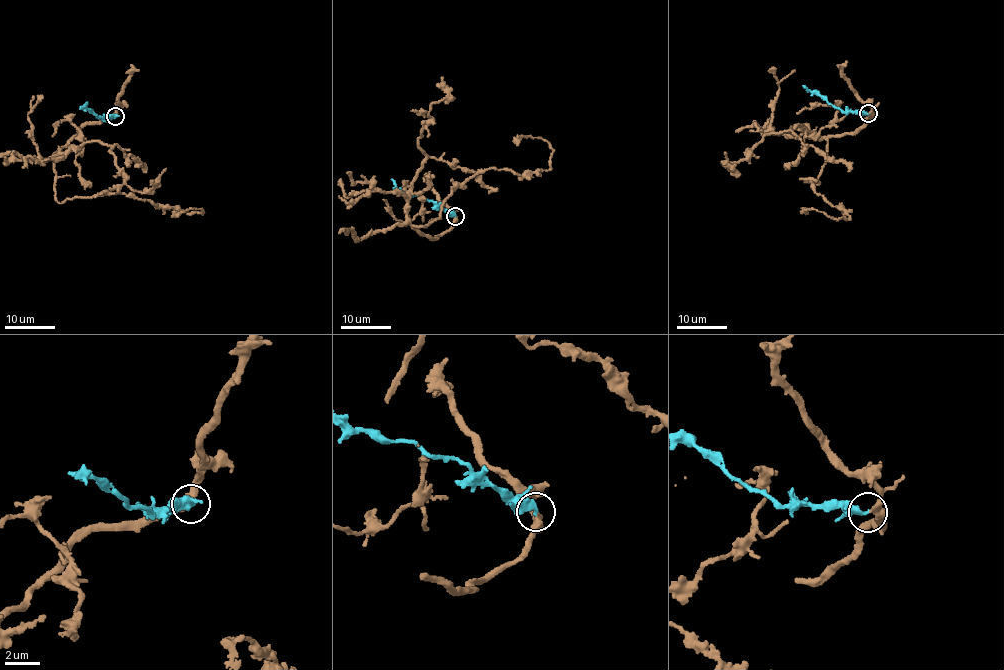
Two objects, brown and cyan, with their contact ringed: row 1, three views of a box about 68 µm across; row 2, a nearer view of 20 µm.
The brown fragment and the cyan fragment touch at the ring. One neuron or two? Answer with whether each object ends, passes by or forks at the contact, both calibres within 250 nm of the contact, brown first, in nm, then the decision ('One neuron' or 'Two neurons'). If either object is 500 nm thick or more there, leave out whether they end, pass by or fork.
At the ring brown passes by. At the ring cyan ends. Thickness 340 nm (brown) against 400 nm. One neuron

